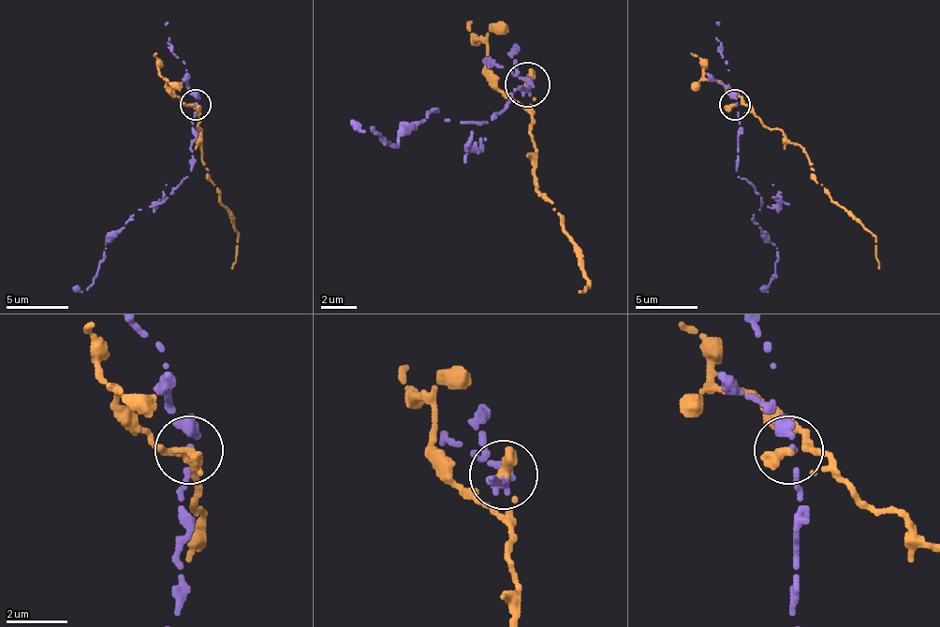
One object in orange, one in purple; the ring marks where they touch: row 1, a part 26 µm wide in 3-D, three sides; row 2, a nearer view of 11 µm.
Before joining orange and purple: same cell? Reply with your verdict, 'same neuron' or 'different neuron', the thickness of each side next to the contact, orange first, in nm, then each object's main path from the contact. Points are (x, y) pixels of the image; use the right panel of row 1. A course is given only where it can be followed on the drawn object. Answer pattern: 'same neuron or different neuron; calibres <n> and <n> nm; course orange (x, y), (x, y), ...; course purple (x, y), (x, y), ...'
different neuron; calibres 380 and 140 nm; course orange (736, 105), (744, 105), (807, 154), (810, 176), (875, 238), (878, 269); course purple (736, 105), (739, 176), (760, 197), (754, 213), (776, 247), (776, 275), (767, 291), (760, 287)

